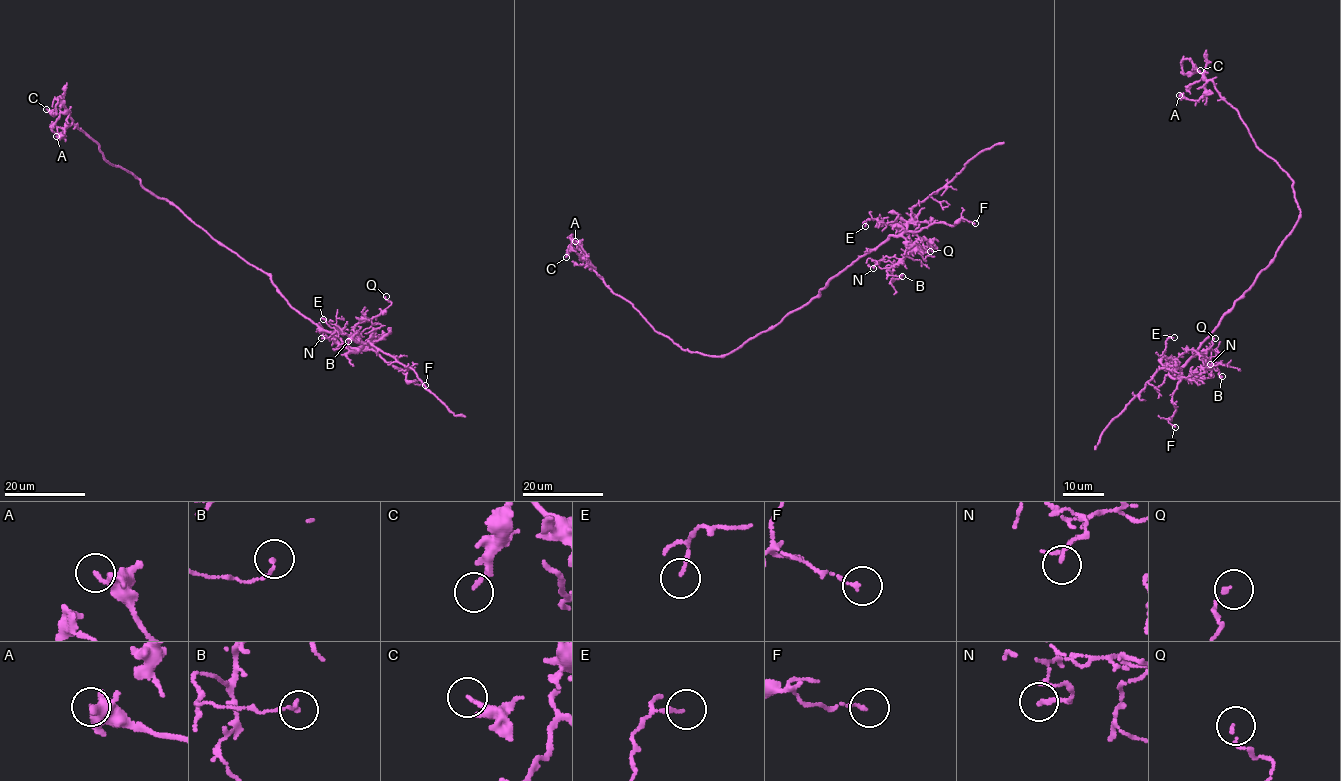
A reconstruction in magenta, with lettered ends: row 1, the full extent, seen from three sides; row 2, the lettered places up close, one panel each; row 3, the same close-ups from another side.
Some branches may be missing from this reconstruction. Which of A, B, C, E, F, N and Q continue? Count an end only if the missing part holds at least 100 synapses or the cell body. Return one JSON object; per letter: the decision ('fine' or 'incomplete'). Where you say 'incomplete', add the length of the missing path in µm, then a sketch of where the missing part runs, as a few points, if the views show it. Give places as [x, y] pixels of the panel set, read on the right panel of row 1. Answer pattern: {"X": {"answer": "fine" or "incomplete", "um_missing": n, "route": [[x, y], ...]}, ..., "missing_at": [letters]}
{"A": {"answer": "fine"}, "B": {"answer": "fine"}, "C": {"answer": "fine"}, "E": {"answer": "fine"}, "F": {"answer": "fine"}, "N": {"answer": "fine"}, "Q": {"answer": "fine"}, "missing_at": []}

